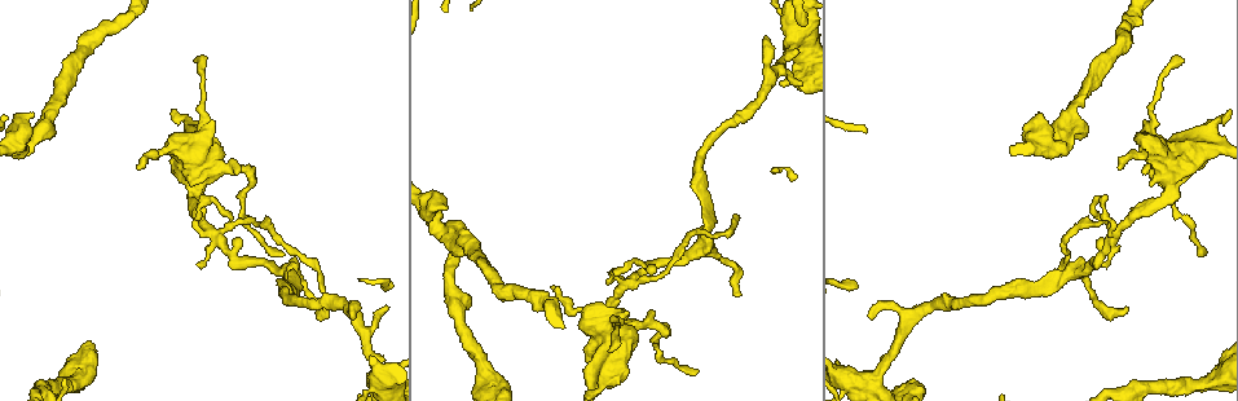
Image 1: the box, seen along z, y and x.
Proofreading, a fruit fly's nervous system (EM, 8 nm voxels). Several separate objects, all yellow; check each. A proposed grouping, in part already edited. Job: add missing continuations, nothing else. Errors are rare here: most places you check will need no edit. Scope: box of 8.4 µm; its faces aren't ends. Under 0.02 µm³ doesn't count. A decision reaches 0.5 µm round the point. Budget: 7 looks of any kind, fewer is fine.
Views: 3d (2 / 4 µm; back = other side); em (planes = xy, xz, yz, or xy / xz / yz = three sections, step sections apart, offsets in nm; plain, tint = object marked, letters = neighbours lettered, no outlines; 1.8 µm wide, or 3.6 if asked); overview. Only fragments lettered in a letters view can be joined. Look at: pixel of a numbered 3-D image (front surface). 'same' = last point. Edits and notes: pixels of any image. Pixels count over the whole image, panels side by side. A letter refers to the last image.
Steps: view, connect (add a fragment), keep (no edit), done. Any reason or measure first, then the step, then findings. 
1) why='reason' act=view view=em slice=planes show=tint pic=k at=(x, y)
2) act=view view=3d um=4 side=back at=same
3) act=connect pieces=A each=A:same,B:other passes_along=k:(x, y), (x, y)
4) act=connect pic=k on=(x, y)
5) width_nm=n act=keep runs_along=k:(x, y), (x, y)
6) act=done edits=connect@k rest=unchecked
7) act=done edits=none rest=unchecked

why='thick turns thin' act=view view=3d um=4 side=back pic=1 at=(205, 172)

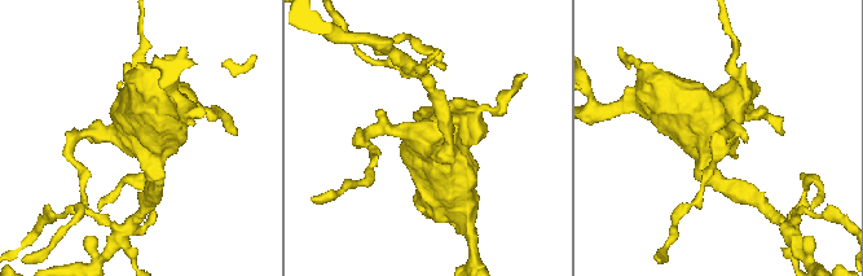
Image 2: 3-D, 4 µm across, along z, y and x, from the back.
act=view view=em slice=planes show=plain pic=2 at=(144, 135)

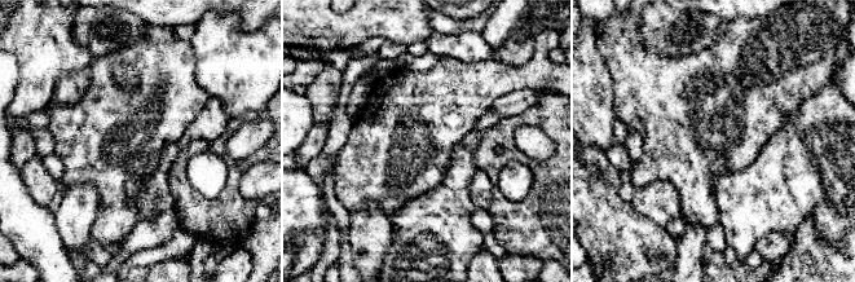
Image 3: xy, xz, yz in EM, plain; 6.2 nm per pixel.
why='what lies round it' act=view view=em slice=planes show=letters at=same

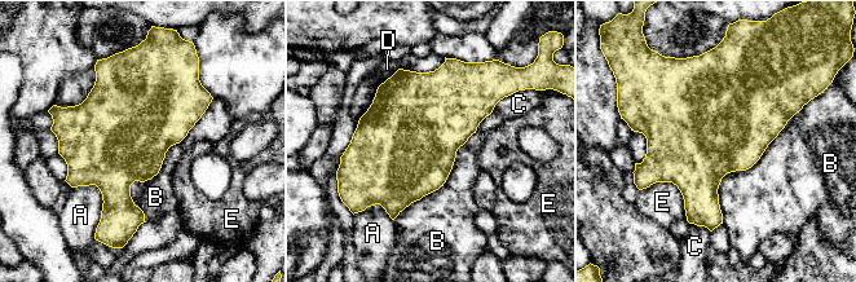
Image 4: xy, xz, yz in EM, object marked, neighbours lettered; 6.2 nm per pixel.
width_nm=600 act=keep each=A:other,B:other,C:other,D:other,E:other border=4:(214, 98), (131, 185), (145, 221) found='no lettered fragment goes on from it'

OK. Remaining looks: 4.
why='branch stops here' act=view view=em slice=planes show=letters pic=1 at=(33, 114)

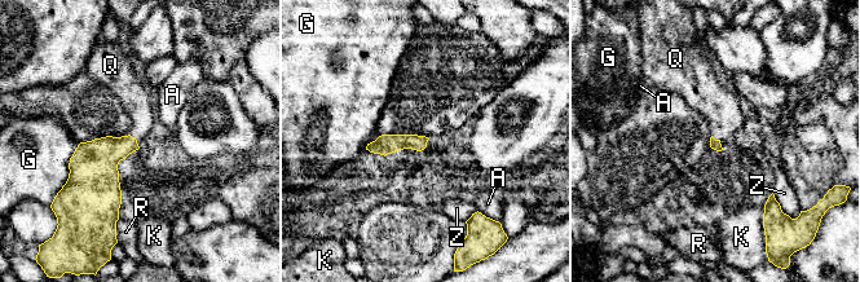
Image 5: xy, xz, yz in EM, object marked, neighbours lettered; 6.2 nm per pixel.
act=connect pieces=Q each=A:other,G:other,K:other,Q:same,R:other,Z:other passes_along=5:(714, 144), (714, 139), (719, 104) found='the neuron continues'

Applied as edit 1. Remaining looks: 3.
act=done edits=connect@5 rest=unchecked

